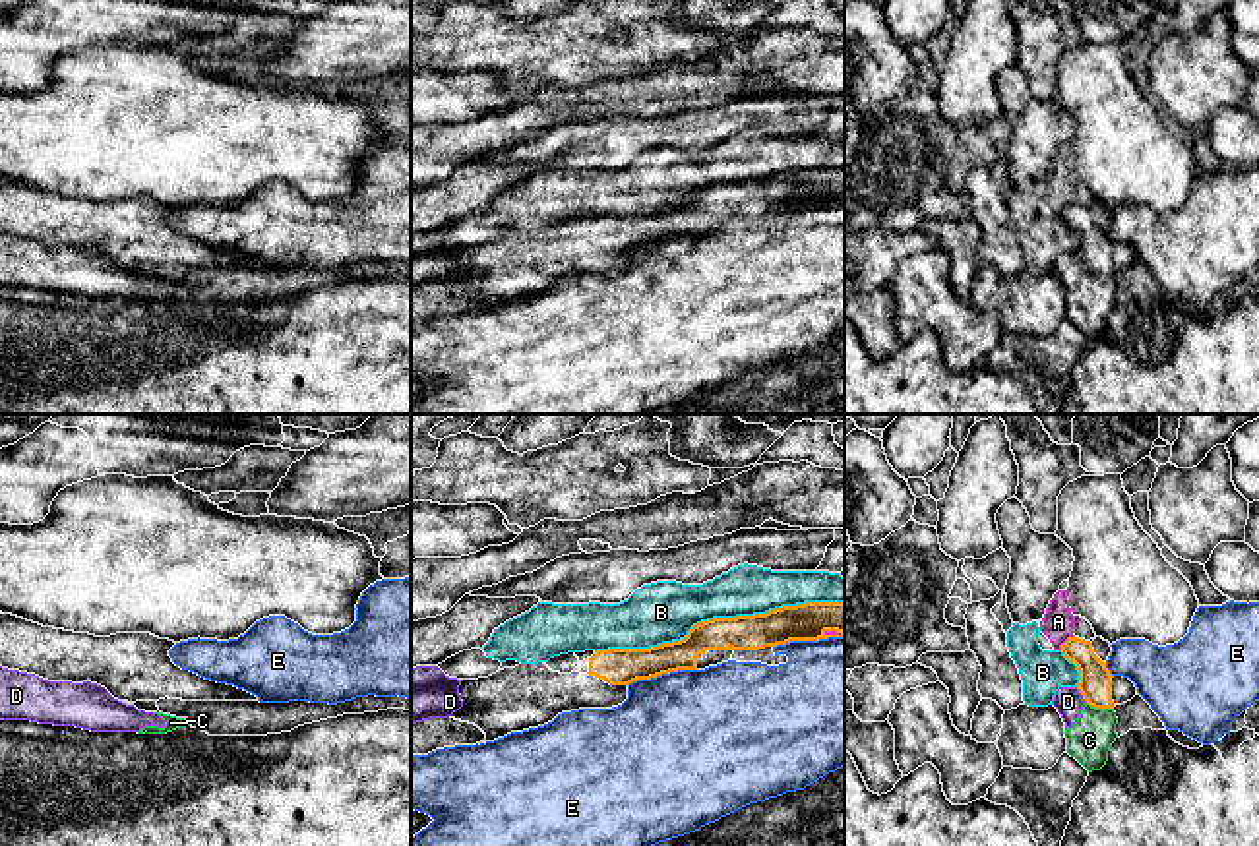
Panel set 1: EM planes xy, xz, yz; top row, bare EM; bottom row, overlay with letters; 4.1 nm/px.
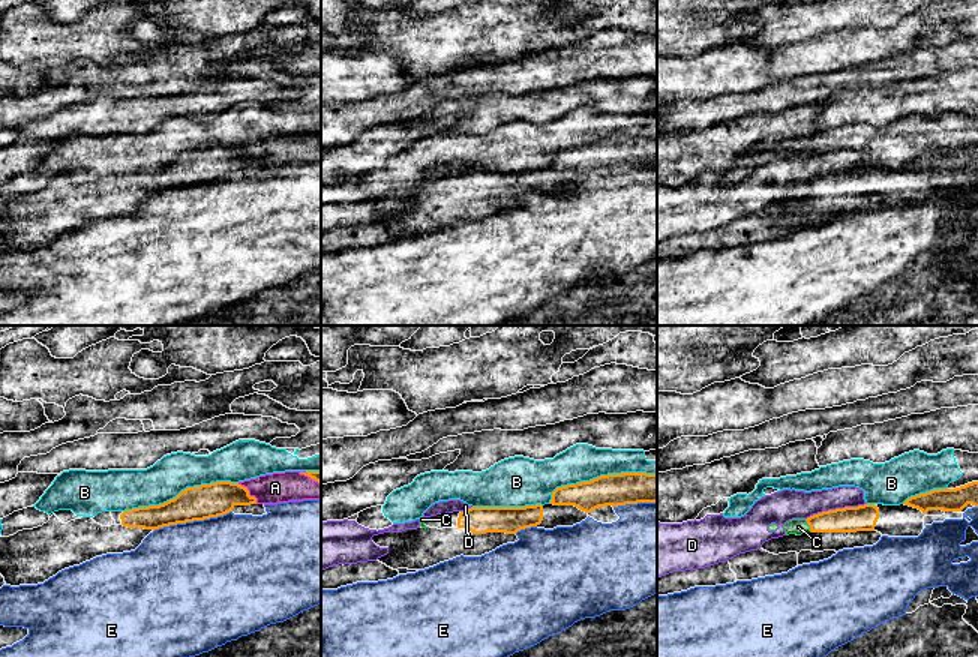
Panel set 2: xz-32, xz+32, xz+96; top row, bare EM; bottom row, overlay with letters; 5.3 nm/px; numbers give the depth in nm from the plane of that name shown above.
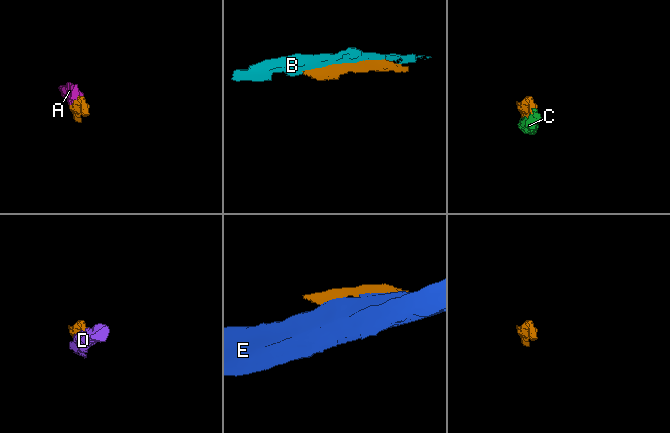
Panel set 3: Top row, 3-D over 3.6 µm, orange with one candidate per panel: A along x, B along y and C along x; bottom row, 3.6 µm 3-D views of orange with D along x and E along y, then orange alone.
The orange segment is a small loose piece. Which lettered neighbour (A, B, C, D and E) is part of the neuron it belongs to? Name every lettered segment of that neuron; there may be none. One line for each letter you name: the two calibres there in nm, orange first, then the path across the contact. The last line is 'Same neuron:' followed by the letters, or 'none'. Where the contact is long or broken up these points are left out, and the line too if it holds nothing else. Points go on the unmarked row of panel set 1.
Same neuron: none

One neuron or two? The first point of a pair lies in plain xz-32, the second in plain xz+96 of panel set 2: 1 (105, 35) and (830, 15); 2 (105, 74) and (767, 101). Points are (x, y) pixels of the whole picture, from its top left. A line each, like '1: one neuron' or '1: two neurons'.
1: one neuron
2: one neuron

